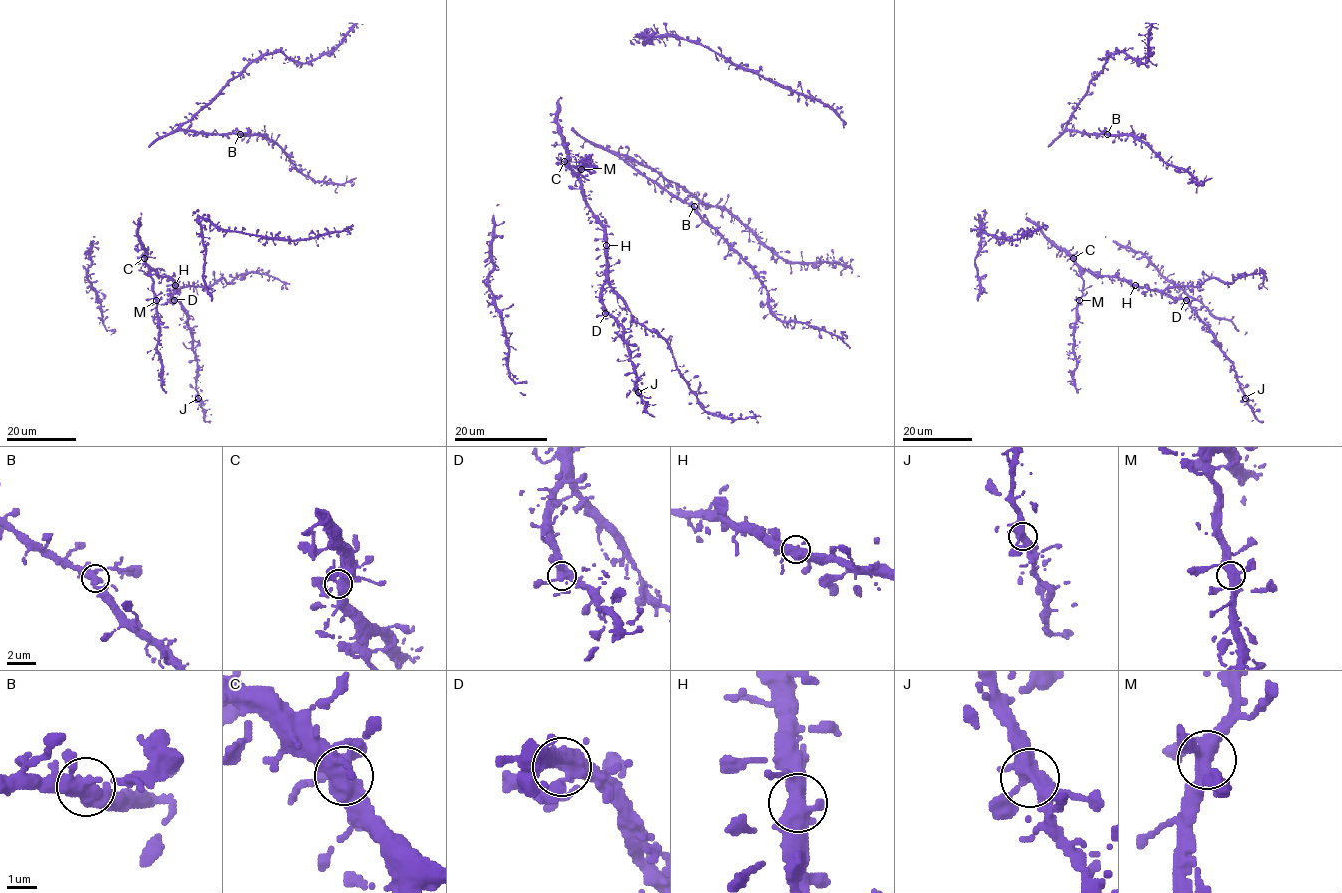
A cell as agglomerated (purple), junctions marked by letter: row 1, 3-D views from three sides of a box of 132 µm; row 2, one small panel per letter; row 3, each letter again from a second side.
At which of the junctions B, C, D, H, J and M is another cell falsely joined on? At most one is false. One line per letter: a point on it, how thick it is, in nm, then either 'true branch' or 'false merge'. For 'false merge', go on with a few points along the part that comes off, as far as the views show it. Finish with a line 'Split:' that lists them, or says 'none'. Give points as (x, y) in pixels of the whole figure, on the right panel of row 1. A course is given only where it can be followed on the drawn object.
B: place (1107, 134); calibre 400 nm; true branch
C: place (1073, 258); calibre 400 nm; true branch
D: place (1186, 300); calibre 400 nm; true branch
H: place (1135, 285); calibre 400 nm; true branch
J: place (1245, 398); calibre 420 nm; true branch
M: place (1079, 300); calibre 400 nm; true branch
Split: none

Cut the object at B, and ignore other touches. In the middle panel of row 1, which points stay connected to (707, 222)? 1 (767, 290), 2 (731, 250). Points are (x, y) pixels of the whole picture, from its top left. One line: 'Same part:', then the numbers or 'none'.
Same part: 1, 2

